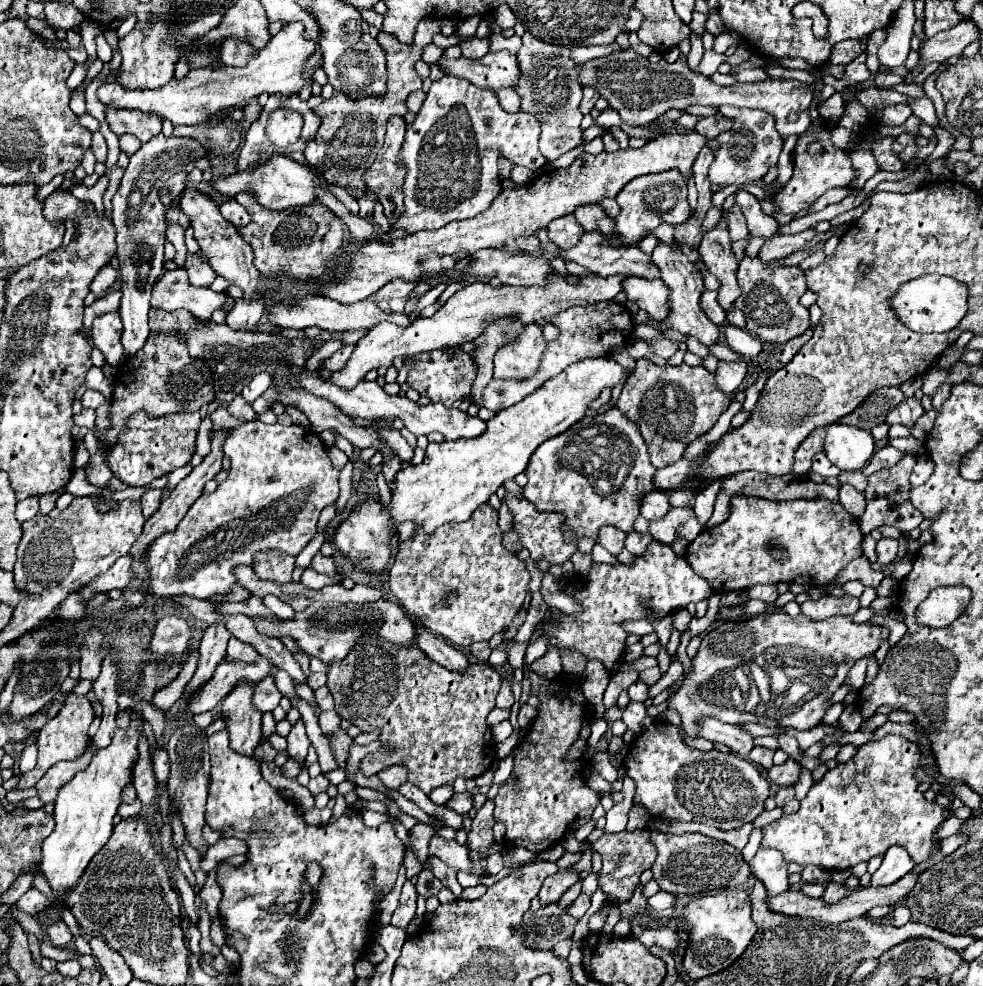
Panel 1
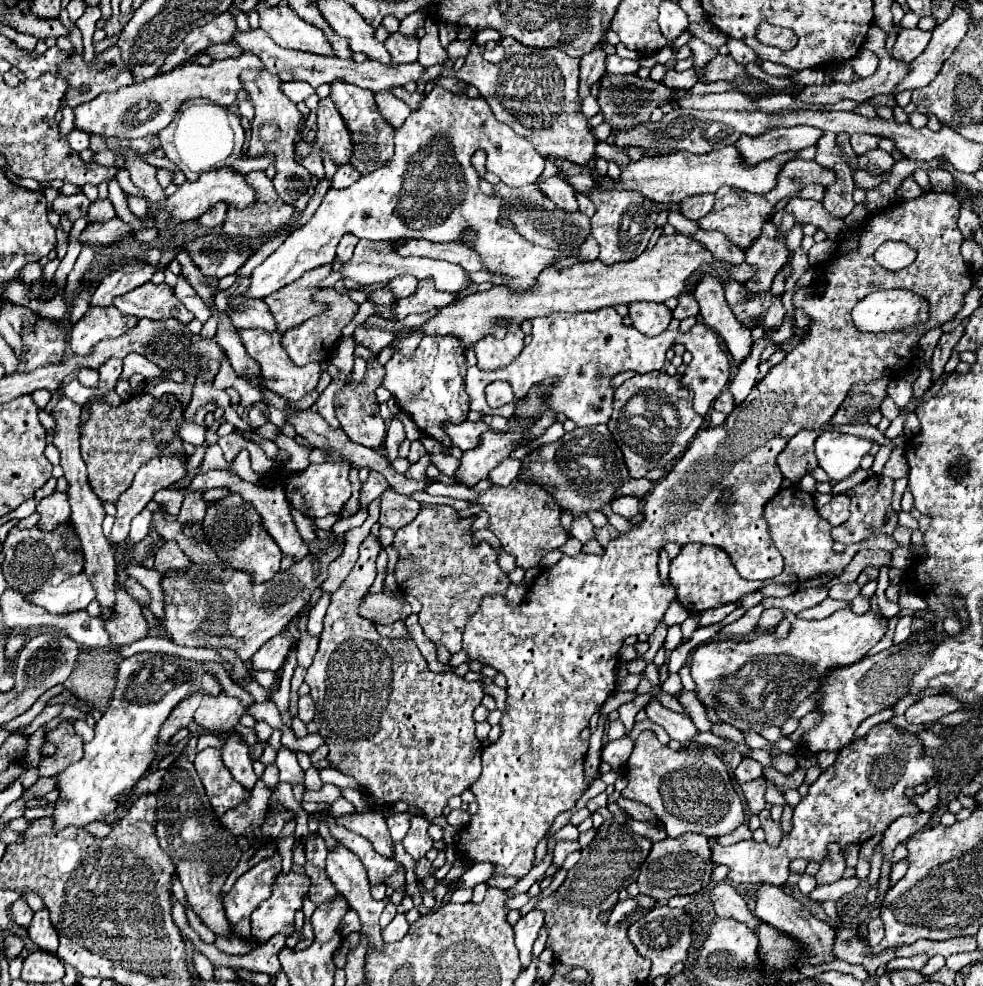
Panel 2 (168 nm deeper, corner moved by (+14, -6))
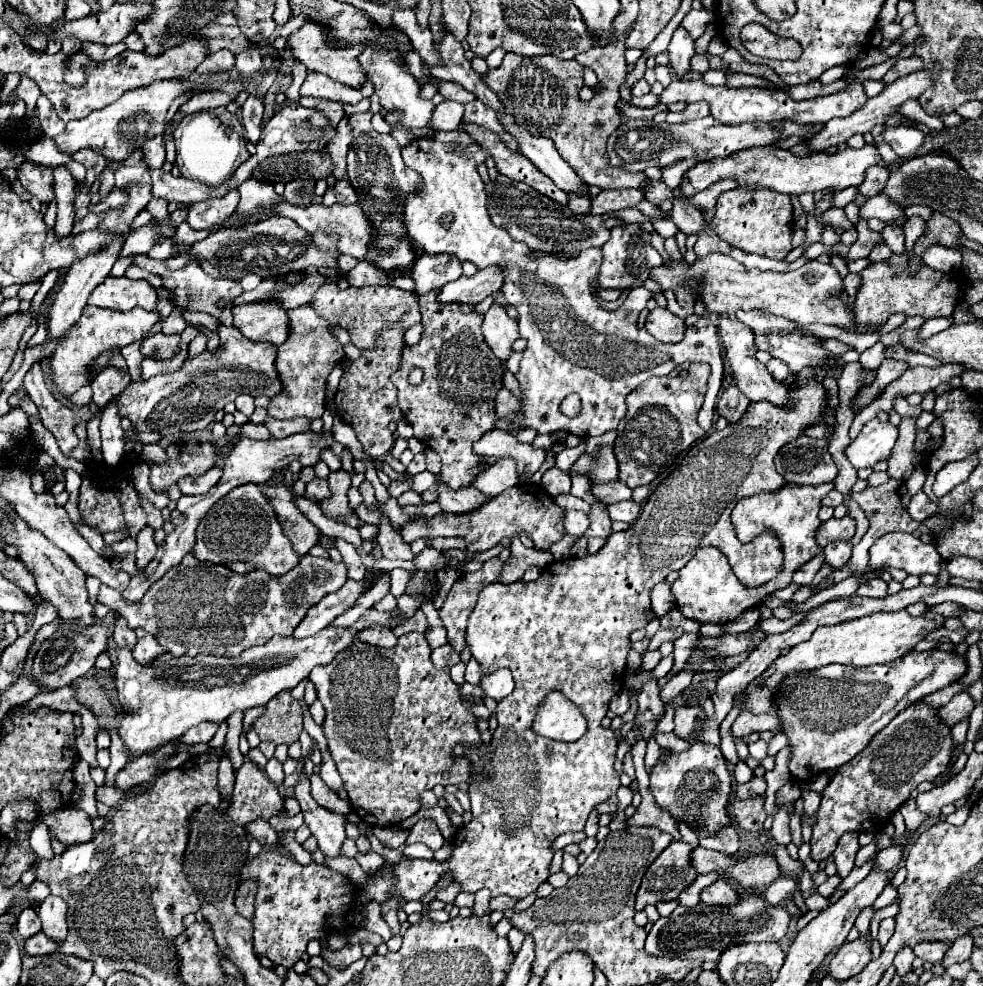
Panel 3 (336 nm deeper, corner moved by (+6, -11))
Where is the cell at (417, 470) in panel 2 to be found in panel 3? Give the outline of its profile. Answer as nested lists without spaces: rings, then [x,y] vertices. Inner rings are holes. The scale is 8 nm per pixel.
[[[402,479],[397,481],[392,481],[387,487],[388,492],[391,497],[398,498],[401,494],[411,489],[412,479]]]

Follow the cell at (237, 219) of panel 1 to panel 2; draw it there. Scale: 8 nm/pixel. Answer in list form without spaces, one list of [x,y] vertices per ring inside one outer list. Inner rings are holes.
[[[216,204],[212,210],[204,212],[196,222],[204,228],[220,228],[222,222],[226,218],[226,206],[224,204]]]

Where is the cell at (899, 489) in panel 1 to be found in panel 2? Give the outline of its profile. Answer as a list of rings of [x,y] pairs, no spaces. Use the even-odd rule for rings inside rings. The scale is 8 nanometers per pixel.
[[[870,476],[866,482],[858,484],[856,488],[852,488],[852,502],[850,502],[850,518],[840,524],[838,528],[832,528],[832,538],[834,542],[842,542],[842,544],[856,544],[862,542],[866,538],[870,538],[872,534],[892,534],[896,528],[896,512],[892,510],[890,502],[892,502],[892,490],[894,490],[894,480],[892,478],[884,478],[884,476]]]

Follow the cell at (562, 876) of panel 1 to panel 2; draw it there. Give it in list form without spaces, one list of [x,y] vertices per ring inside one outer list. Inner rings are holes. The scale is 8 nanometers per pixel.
[[[538,910],[528,912],[526,916],[522,916],[516,924],[514,924],[514,936],[516,936],[516,948],[520,952],[520,962],[522,962],[522,970],[528,968],[528,964],[532,962],[532,944],[538,938],[538,932],[544,924],[544,914]]]

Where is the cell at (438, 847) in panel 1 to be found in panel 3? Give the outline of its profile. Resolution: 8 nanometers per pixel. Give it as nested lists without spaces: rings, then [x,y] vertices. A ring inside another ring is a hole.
[[[420,819],[414,827],[410,827],[410,835],[406,839],[406,845],[412,843],[424,843],[432,851],[438,851],[444,845],[444,837],[436,827],[434,819]]]

